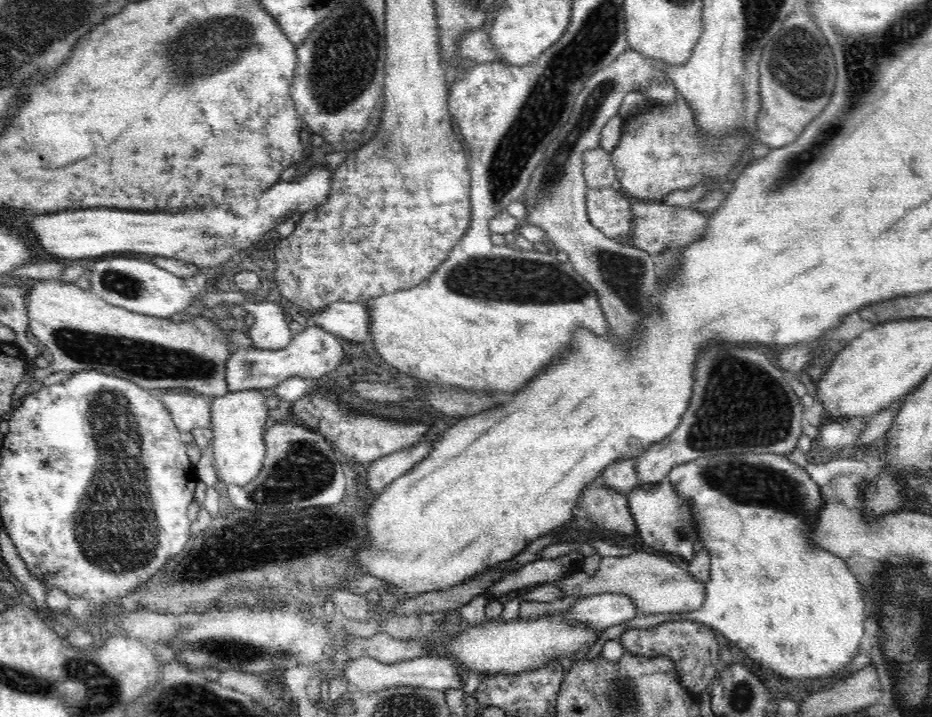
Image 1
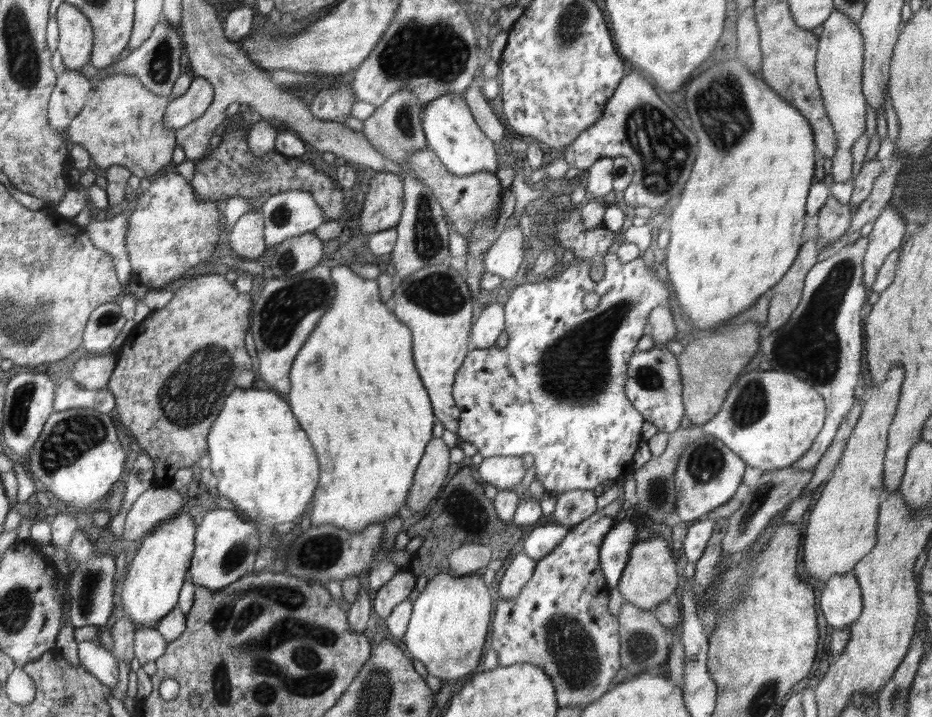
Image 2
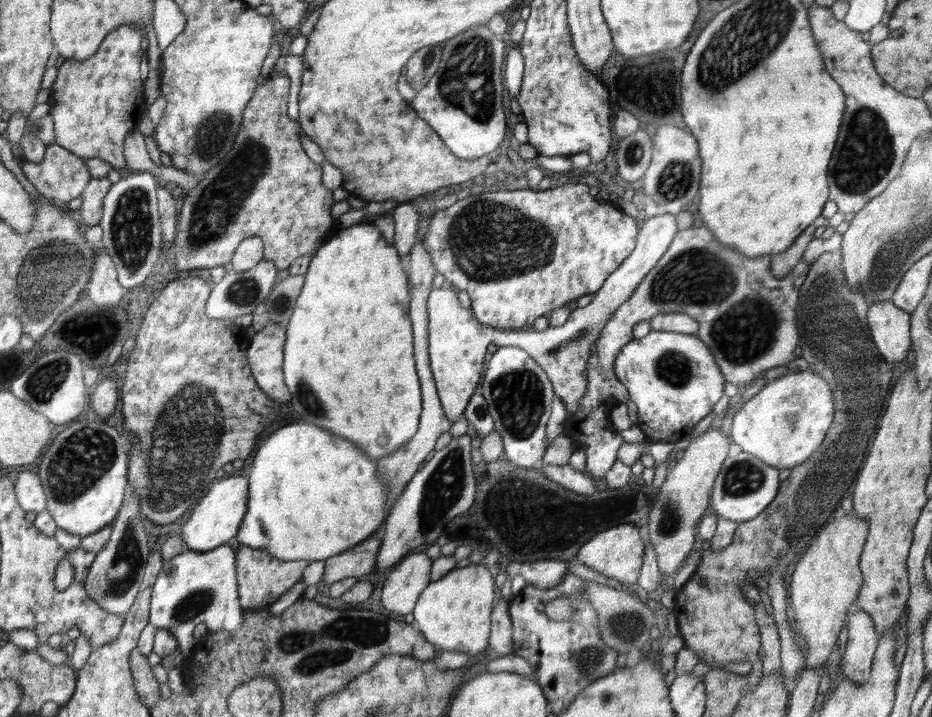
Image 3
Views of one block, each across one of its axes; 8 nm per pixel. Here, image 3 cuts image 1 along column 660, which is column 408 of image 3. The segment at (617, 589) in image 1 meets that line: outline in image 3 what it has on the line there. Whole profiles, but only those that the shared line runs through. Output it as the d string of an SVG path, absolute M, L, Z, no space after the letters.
M425 552L407 554L385 578L381 590L381 604L387 612L411 614L419 594L431 582L431 562Z

